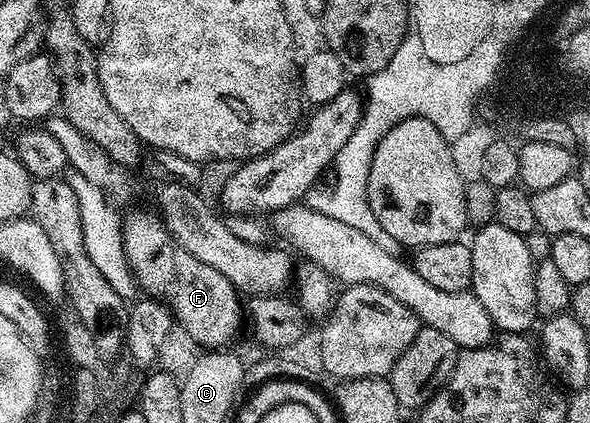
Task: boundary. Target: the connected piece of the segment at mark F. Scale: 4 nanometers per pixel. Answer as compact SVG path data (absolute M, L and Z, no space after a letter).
M130 212L122 216L122 245L126 255L126 264L134 271L139 286L146 291L143 293L150 298L161 298L181 331L189 334L199 346L206 350L222 350L233 345L230 343L237 338L238 331L241 328L243 331L244 328L244 304L243 301L238 301L240 299L238 289L228 282L228 278L224 278L224 274L220 274L220 270L200 262L195 256L188 254L188 250L174 243L174 239L170 237L170 231L152 212L151 214Z

